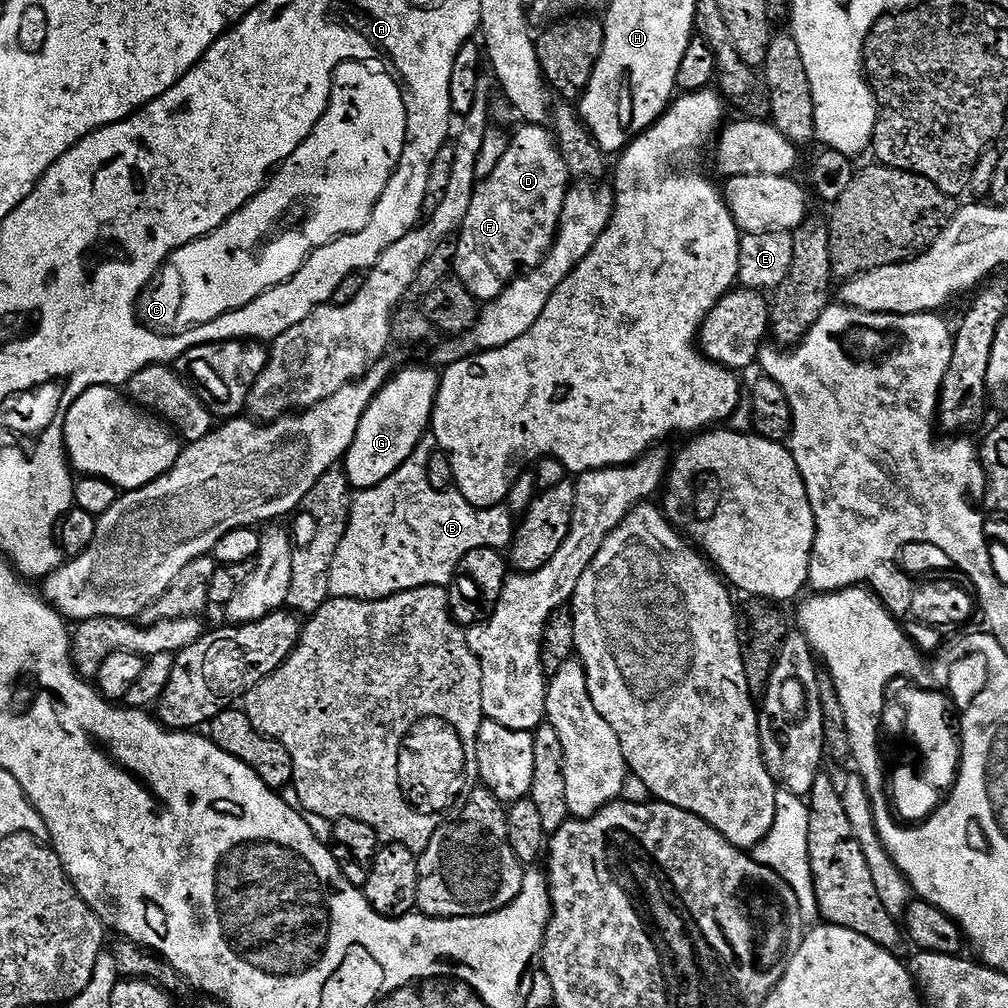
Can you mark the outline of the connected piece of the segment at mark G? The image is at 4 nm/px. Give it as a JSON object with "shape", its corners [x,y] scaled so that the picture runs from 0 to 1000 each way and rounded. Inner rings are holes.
{"shape":[[[405,365],[402,369],[394,368],[385,380],[373,390],[367,403],[361,409],[353,434],[339,457],[346,481],[350,485],[360,486],[375,482],[399,458],[407,452],[422,436],[427,425],[429,403],[433,398],[434,370],[425,365]]]}

